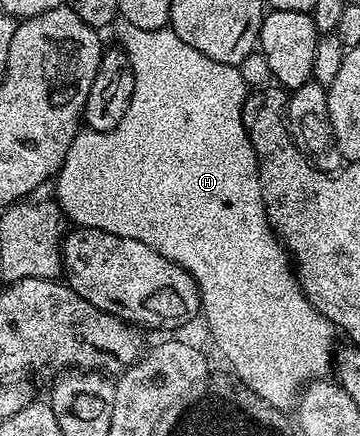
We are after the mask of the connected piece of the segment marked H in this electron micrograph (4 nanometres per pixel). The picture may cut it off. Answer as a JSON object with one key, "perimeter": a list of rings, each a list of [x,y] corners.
{"perimeter":[[[127,24],[121,27],[116,34],[117,40],[120,41],[117,43],[119,49],[128,53],[134,72],[134,92],[130,96],[126,116],[122,116],[122,120],[113,130],[98,132],[85,129],[77,133],[76,138],[70,144],[68,155],[64,157],[64,162],[60,165],[60,172],[54,179],[55,201],[64,211],[65,219],[69,223],[77,227],[89,226],[98,228],[102,232],[114,232],[114,236],[130,236],[130,240],[142,240],[142,244],[154,248],[159,254],[171,258],[182,269],[187,270],[200,289],[202,318],[208,321],[208,330],[212,333],[217,348],[224,353],[224,358],[232,365],[233,372],[241,378],[238,378],[239,381],[262,400],[266,400],[267,404],[273,405],[278,410],[291,411],[298,395],[309,382],[329,377],[334,366],[334,345],[332,346],[334,327],[326,316],[322,316],[312,306],[311,300],[304,294],[284,243],[276,237],[276,231],[268,223],[268,207],[264,201],[260,183],[260,166],[256,162],[256,153],[248,139],[248,129],[245,128],[242,120],[242,108],[246,97],[244,77],[240,75],[239,66],[210,60],[210,56],[198,52],[198,48],[190,48],[190,44],[186,44],[186,40],[179,38],[170,28],[147,30]]]}

